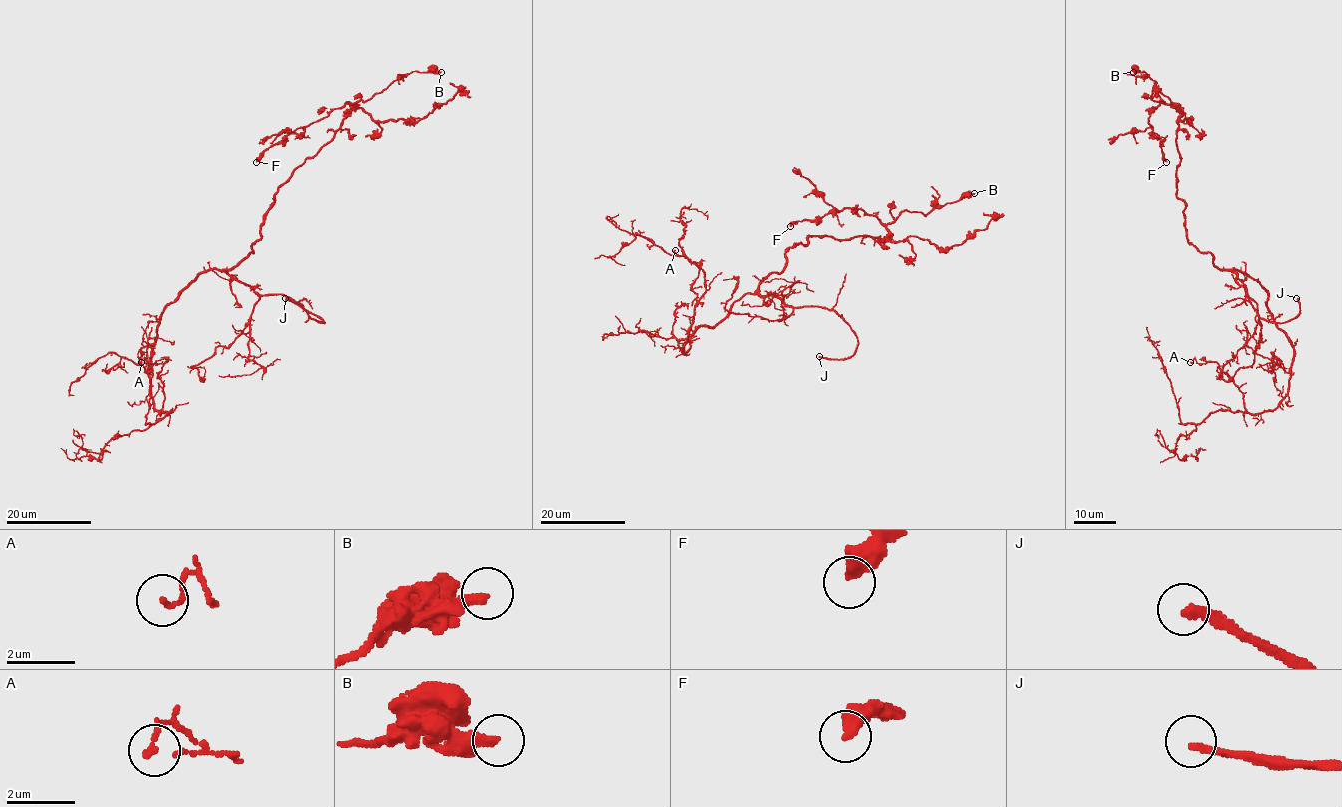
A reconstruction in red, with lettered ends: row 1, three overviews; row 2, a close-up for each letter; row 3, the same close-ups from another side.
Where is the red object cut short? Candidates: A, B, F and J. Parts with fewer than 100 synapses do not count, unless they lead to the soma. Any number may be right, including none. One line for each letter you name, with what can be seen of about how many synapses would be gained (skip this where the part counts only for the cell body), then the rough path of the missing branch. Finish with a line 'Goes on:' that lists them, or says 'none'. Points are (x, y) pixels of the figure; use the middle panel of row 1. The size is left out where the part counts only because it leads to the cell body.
J: Course of what is missing: (819, 356), (791, 351), (753, 350), (694, 352), (691, 355)
Goes on: J

